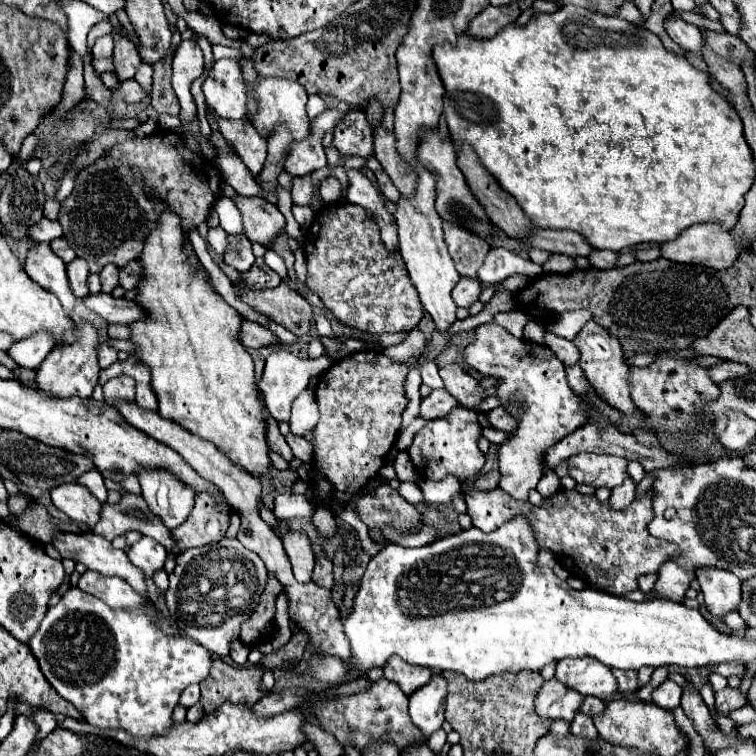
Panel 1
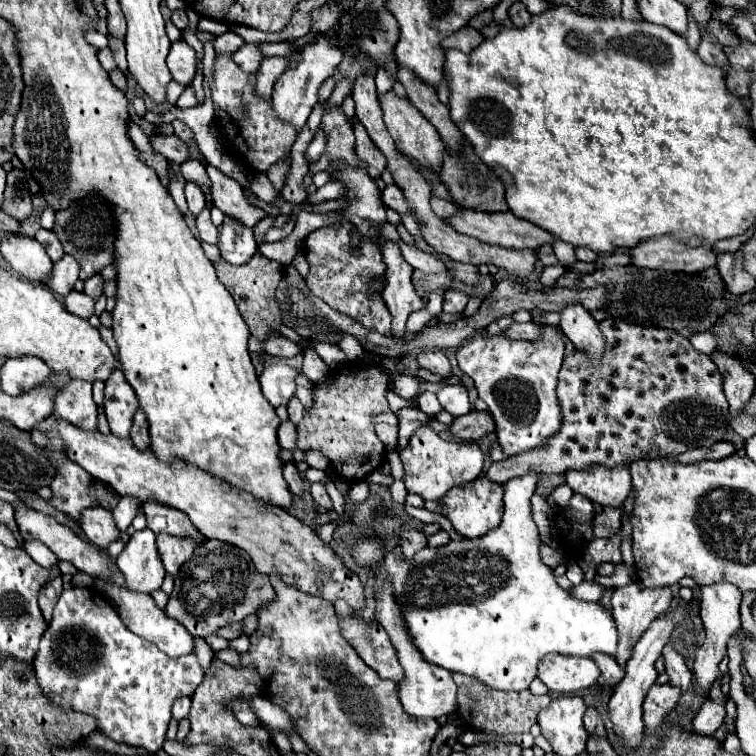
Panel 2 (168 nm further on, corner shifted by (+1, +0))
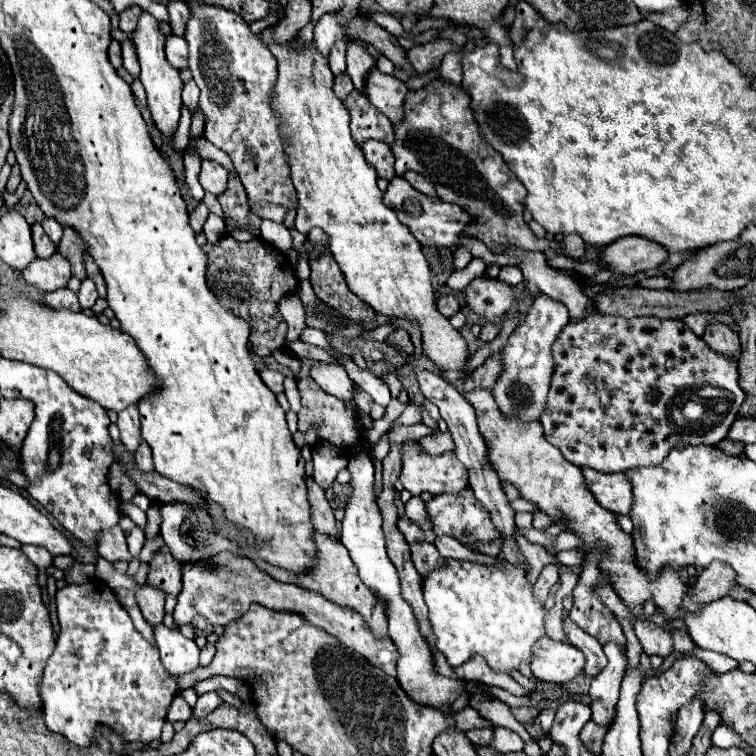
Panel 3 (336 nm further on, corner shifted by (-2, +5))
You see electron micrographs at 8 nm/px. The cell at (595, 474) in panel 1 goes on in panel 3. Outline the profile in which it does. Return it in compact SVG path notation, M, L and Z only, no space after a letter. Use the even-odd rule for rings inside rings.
M583 468L583 474L587 488L593 492L593 496L603 508L615 514L629 516L633 506L633 496L631 496L631 486L627 484L623 474L601 474L591 468Z

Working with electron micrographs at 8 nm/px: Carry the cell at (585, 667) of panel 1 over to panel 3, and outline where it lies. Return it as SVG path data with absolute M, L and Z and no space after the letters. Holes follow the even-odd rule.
M547 636L531 646L531 672L541 682L563 684L583 672L583 652L571 644L555 642Z

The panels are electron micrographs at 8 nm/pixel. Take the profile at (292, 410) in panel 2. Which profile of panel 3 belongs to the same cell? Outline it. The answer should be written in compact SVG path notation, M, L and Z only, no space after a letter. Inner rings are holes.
M293 376L285 378L285 396L287 396L289 404L291 404L291 410L293 410L293 412L299 412L299 408L301 408L301 402L299 402L299 390L297 390L297 380L295 380Z

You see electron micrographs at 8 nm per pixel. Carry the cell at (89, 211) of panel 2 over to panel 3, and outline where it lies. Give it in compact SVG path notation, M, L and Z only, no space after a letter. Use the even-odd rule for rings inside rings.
M65 228L57 252L69 260L69 264L71 264L71 274L73 274L75 278L79 278L79 280L85 280L85 278L87 278L87 274L85 274L85 264L83 264L85 248L83 248L83 242L79 240L79 236L75 236L75 232L71 232L71 228Z

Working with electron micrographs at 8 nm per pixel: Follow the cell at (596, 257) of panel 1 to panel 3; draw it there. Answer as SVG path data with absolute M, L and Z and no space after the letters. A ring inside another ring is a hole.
M567 234L567 236L563 238L563 242L561 242L561 254L577 260L577 258L583 256L583 252L585 252L585 242L583 242L581 236L577 236L577 234Z

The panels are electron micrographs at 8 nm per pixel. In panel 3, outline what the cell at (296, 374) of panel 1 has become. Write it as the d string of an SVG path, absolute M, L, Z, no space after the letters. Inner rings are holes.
M265 368L265 370L259 372L259 376L261 376L261 380L267 384L267 388L269 388L273 394L283 392L283 380L285 380L285 376L283 376L281 372Z

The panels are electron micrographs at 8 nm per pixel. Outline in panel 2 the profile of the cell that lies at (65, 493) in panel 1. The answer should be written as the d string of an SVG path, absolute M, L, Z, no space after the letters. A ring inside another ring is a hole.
M86 507L80 513L78 523L80 523L82 531L86 533L86 537L100 547L108 547L120 535L120 531L112 519L112 513L106 511L104 507Z

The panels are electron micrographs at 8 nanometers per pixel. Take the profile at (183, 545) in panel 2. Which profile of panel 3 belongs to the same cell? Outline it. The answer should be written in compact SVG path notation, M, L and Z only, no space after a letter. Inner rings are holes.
M163 546L159 552L155 552L155 556L149 564L151 564L151 570L147 576L147 584L163 590L165 594L177 596L181 592L181 566L183 564L179 564L167 552L167 546Z

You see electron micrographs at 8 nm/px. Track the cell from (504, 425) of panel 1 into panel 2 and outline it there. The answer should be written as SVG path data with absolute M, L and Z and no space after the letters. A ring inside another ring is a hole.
M470 411L456 417L452 423L452 433L460 439L480 439L496 431L496 423L488 411Z

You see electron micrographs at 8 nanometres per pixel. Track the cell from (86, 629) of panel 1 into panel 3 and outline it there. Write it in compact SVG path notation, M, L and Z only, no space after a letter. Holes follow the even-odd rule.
M97 580L87 584L67 584L57 590L57 616L61 632L41 682L45 726L79 748L91 746L99 724L109 726L127 742L149 744L159 740L167 708L177 694L177 676L167 676L167 672L163 672L157 648L135 630L127 610L117 602L107 584Z

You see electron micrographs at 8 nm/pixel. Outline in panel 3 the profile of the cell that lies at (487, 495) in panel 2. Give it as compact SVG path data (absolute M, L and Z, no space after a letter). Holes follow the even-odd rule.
M465 488L457 494L441 494L433 496L433 500L427 502L427 516L433 526L435 536L451 536L457 538L461 544L475 544L475 542L491 542L499 538L497 528L491 524L487 510L471 496L471 488Z

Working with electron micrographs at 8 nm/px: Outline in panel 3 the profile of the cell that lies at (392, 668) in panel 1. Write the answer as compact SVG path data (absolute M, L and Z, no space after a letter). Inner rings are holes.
M221 552L219 556L213 556L209 560L183 564L183 590L177 596L177 606L173 612L173 618L177 626L191 624L191 620L201 614L205 616L213 626L227 626L229 622L237 620L247 612L247 608L257 602L261 606L267 606L277 612L295 612L303 616L309 624L325 630L327 634L335 636L341 644L347 644L349 648L363 654L371 664L381 668L389 676L397 676L397 660L399 652L391 638L375 638L373 632L363 624L361 616L355 616L355 612L349 612L347 608L335 606L333 602L325 600L317 592L303 590L295 584L283 584L261 572L251 560L233 556L231 552Z

